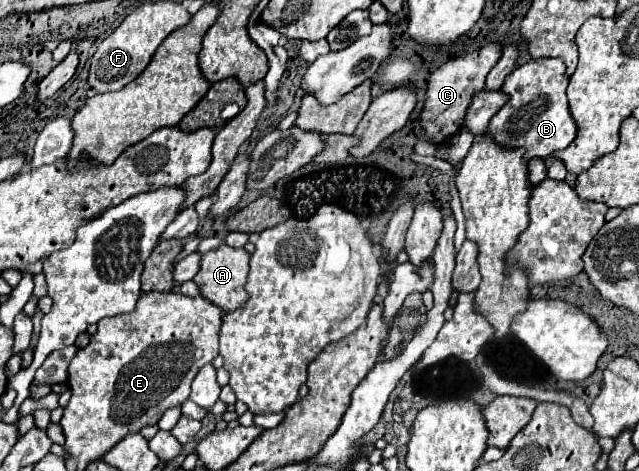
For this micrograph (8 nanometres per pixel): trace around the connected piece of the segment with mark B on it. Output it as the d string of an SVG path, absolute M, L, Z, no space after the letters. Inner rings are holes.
M553 58L529 60L527 64L515 68L501 86L501 90L509 96L509 102L489 122L487 136L493 138L497 146L503 146L507 150L525 148L525 160L531 160L535 156L545 160L553 152L567 148L573 142L577 130L573 118L569 116L569 104L565 94L569 80L563 76L563 72L563 62ZM541 98L545 98L545 104L537 106Z

